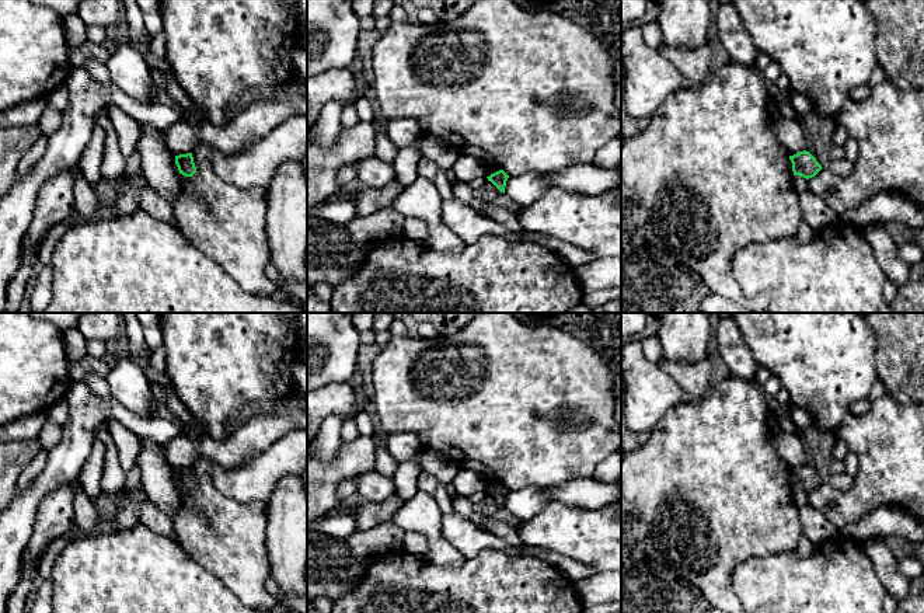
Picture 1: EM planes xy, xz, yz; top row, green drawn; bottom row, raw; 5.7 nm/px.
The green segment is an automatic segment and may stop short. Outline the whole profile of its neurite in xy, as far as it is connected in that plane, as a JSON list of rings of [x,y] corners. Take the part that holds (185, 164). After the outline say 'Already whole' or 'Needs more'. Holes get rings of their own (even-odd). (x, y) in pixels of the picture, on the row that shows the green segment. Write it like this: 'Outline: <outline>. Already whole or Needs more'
Outline: [[[192,153],[175,156],[175,164],[178,167],[179,174],[185,177],[192,177],[196,173]]]. Already whole

